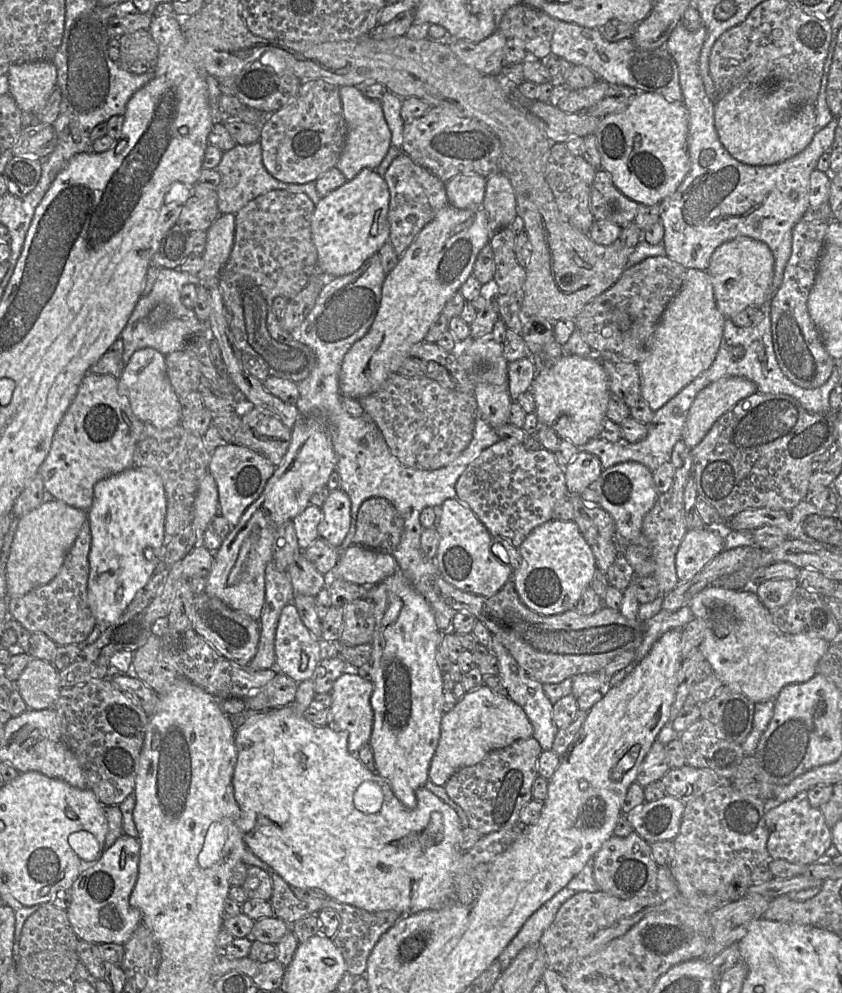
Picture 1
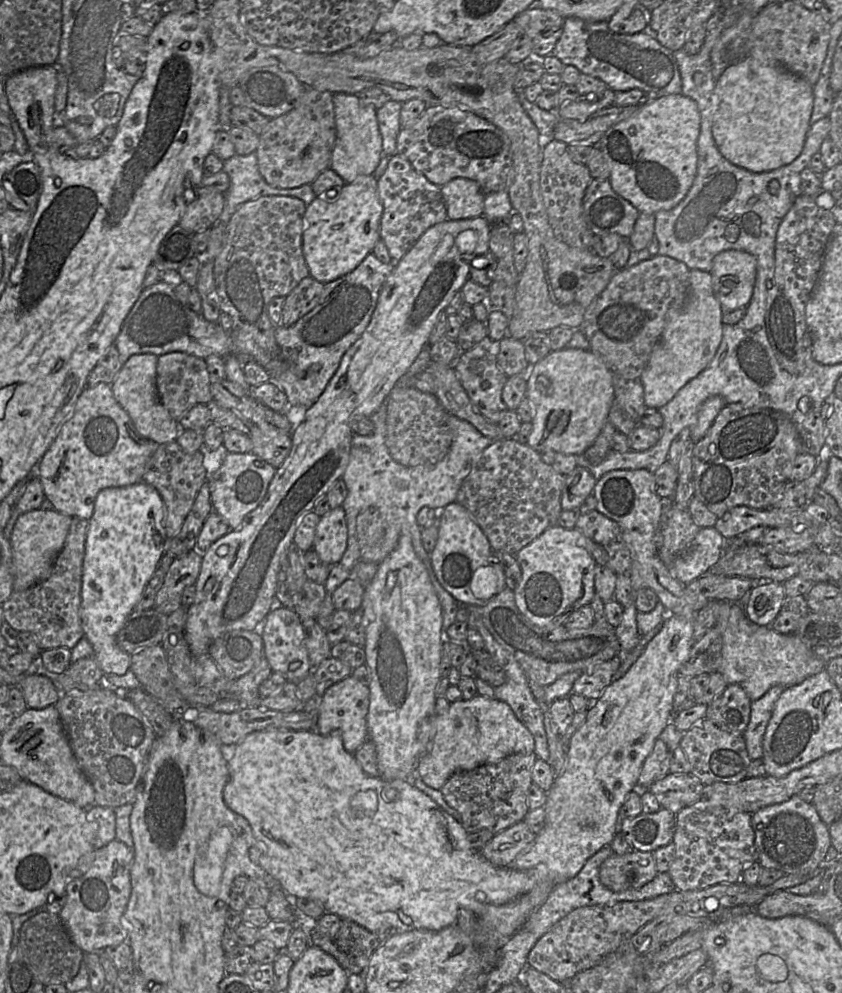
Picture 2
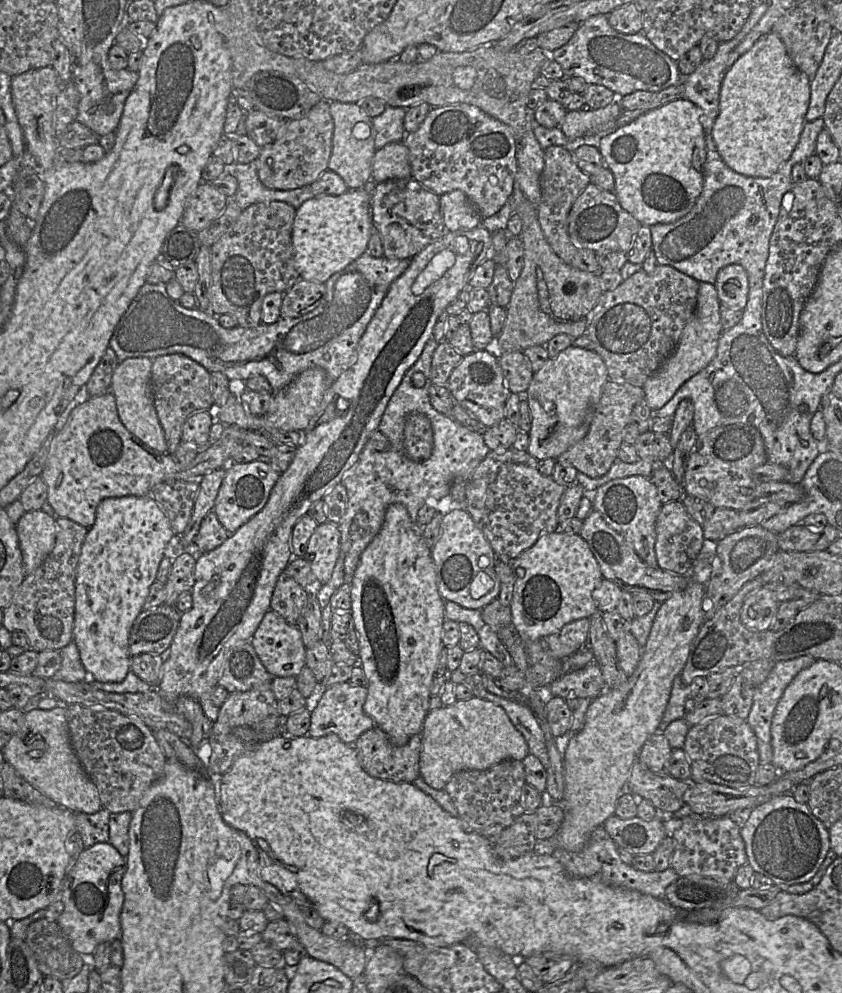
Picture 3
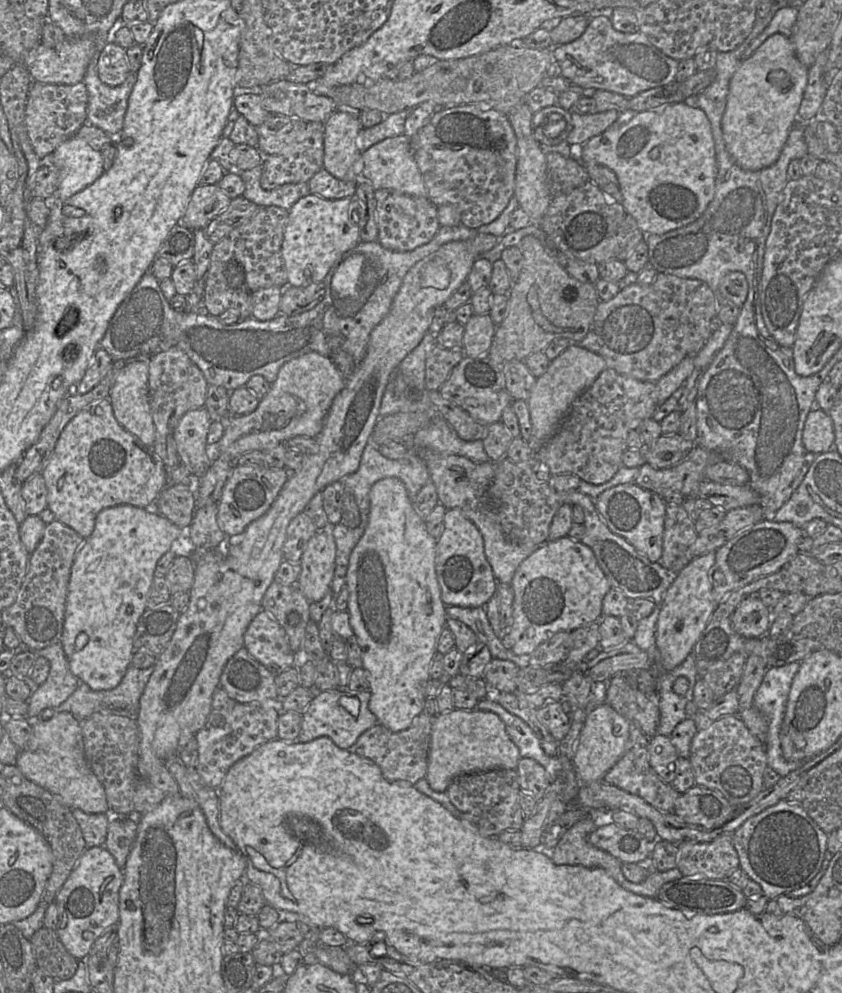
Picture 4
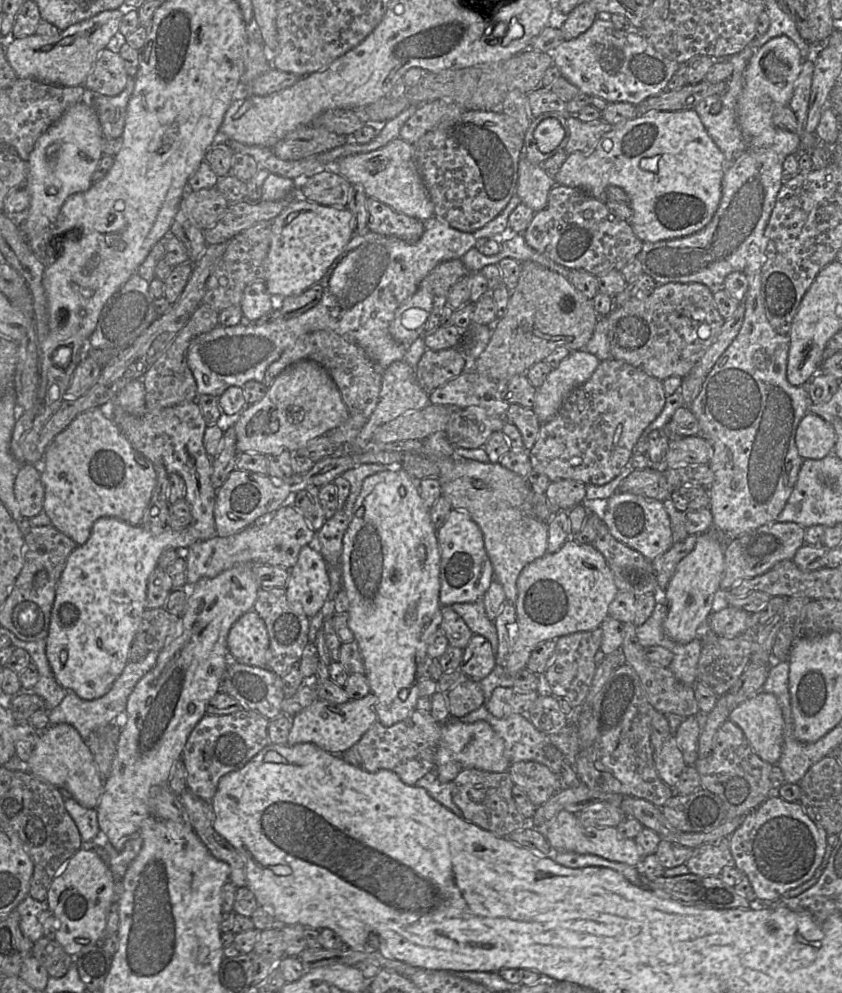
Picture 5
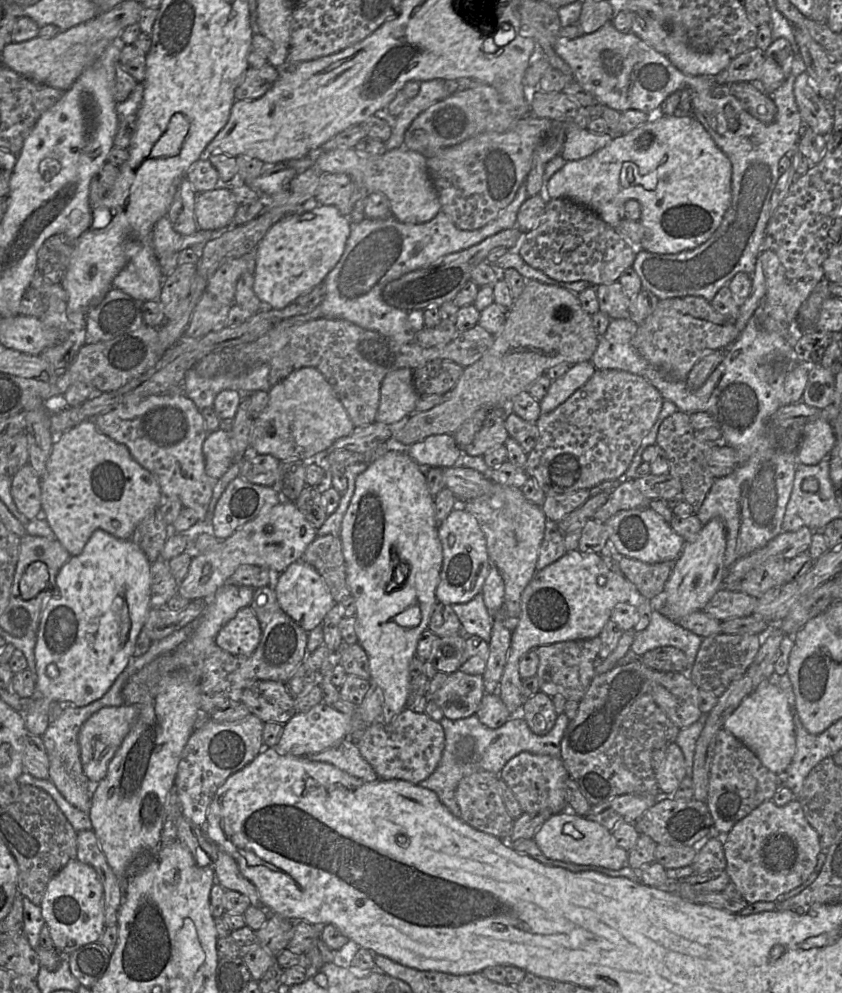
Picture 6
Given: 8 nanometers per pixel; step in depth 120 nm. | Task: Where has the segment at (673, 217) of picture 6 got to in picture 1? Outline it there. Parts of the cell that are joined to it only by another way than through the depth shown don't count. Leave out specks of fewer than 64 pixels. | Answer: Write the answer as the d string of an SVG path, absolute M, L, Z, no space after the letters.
M639 92L623 110L602 117L594 132L602 169L611 174L613 184L627 198L647 206L660 204L677 190L690 170L688 122L689 113L683 101L668 101L661 94Z

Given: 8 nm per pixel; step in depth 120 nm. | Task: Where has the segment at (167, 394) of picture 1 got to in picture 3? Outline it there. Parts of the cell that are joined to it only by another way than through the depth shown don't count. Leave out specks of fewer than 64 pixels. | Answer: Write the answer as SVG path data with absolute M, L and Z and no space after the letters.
M147 357L127 358L119 362L113 372L109 391L115 398L117 412L125 428L145 445L159 453L166 453L167 443L151 391L152 363L153 360Z

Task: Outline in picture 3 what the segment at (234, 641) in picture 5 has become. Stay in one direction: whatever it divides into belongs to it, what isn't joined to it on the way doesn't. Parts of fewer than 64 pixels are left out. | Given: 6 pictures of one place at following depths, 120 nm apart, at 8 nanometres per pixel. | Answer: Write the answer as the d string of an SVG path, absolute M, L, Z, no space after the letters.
M272 610L265 613L250 642L262 664L273 677L297 677L306 666L307 648L298 626L289 624Z

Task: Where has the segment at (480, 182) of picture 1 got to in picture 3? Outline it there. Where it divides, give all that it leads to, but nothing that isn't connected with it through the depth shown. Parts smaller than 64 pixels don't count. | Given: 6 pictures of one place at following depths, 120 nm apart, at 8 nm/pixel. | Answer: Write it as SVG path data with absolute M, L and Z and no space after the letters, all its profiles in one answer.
M461 190L442 194L439 203L447 231L474 229L481 225L482 218Z

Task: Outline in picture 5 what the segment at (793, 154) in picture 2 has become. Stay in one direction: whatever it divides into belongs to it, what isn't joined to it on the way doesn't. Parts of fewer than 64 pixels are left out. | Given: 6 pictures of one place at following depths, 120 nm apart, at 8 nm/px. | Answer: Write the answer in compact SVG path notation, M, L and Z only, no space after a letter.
M786 35L774 37L755 50L746 66L744 86L736 108L738 125L749 145L764 147L772 144L776 132L774 110L788 106L803 61L798 47Z

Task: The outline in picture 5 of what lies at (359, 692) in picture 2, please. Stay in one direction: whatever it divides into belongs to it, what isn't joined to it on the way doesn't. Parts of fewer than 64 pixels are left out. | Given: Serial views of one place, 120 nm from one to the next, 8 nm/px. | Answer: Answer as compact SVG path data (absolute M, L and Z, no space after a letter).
M369 693L362 699L349 700L343 704L316 699L310 706L292 717L292 728L287 745L311 743L334 755L353 748L363 734L378 720L375 711L376 696Z

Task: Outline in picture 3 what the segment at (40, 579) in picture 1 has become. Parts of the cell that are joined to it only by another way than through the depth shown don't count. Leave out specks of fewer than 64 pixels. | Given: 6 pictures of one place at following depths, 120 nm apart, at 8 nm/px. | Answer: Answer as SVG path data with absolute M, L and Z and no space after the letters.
M40 510L25 512L16 524L26 576L49 556L56 540L56 519Z

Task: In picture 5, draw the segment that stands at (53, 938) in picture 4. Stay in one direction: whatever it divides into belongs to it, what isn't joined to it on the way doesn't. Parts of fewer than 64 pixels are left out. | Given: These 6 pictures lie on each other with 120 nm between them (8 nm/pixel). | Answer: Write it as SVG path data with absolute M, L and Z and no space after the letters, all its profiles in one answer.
M42 936L32 944L32 955L45 967L51 977L63 977L72 963L72 957L55 940Z

